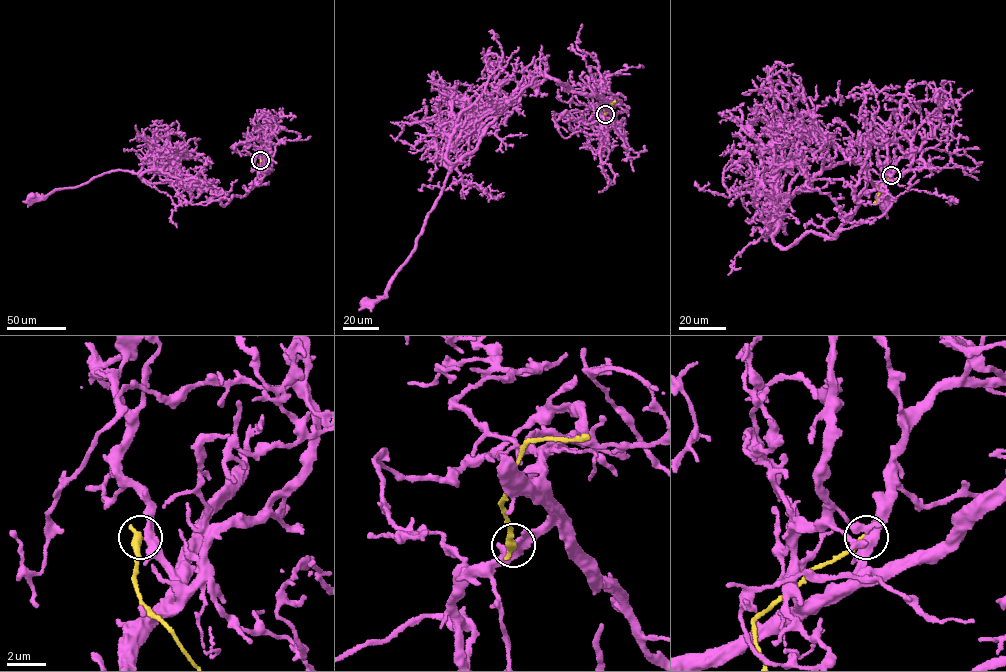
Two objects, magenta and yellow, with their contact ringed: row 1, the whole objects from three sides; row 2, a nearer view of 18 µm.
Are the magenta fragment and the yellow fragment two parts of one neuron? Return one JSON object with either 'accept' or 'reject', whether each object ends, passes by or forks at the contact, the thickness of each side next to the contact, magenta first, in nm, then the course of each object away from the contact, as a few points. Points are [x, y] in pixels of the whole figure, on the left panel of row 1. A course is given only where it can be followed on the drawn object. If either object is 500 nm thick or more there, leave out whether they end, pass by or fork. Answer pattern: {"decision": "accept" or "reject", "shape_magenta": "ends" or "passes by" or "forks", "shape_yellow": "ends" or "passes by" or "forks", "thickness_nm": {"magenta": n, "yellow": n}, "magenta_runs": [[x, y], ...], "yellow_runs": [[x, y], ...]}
{"decision": "reject", "shape_magenta": "passes by", "shape_yellow": "ends", "thickness_nm": {"magenta": 380, "yellow": 480}, "magenta_runs": [[261, 160], [245, 195], [233, 195], [224, 206], [205, 184], [150, 183], [119, 170], [31, 196]], "yellow_runs": [[260, 159], [265, 174]]}

